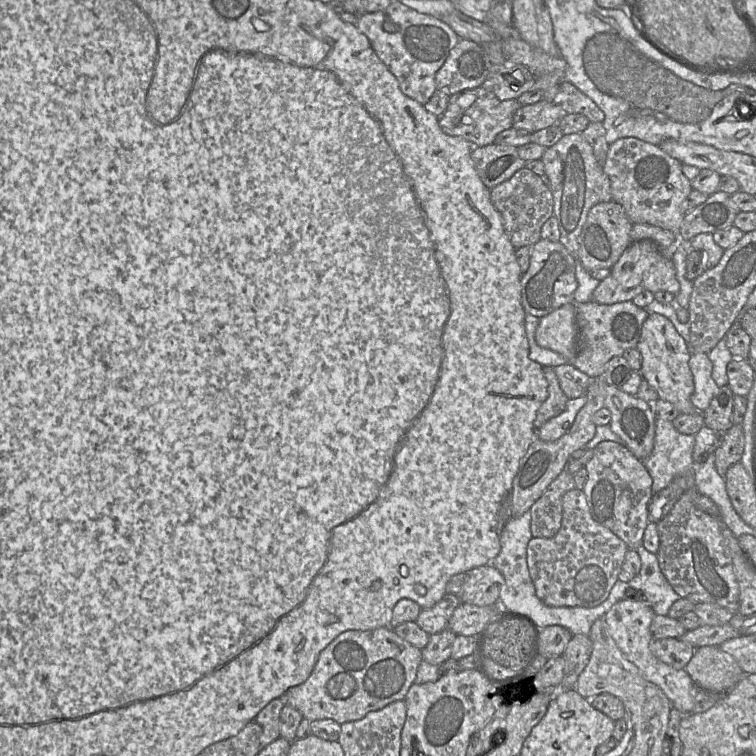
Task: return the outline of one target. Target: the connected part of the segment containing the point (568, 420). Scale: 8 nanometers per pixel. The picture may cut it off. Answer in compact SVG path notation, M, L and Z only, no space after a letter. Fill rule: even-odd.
M586 395L568 399L565 409L556 417L548 420L536 431L536 437L545 442L553 442L562 437L573 425L580 409L586 403Z

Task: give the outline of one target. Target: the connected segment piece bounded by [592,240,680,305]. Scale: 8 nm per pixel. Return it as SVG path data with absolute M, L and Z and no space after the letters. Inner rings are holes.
M641 240L629 245L612 267L609 276L602 280L594 290L592 301L605 305L632 301L645 290L652 293L666 291L673 295L680 290L673 261L665 258L650 240Z

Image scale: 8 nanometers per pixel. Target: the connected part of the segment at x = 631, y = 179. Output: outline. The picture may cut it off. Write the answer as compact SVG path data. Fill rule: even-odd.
M627 137L609 146L603 170L610 180L612 200L622 205L633 224L651 224L680 235L685 200L692 190L692 181L682 172L682 165L659 145Z

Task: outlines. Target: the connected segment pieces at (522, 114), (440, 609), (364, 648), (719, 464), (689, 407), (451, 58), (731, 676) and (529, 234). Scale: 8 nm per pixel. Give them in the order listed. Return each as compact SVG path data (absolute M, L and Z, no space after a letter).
M541 100L535 104L520 106L513 116L512 127L532 134L558 124L564 115L566 113L560 106Z
M445 594L432 608L422 609L417 625L429 635L437 634L447 628L447 625L461 600L457 594Z
M391 627L372 631L348 630L338 635L319 654L315 666L305 682L289 688L280 699L296 708L308 721L332 719L339 724L362 719L366 714L377 711L388 704L404 700L416 681L422 650L400 638Z
M742 425L732 427L721 435L721 442L715 450L715 468L721 476L725 476L730 466L741 461L745 446Z
M650 313L642 325L636 348L642 357L640 374L656 390L658 398L672 403L680 414L700 412L691 402L694 392L694 380L689 367L691 352L672 322L663 315Z
M460 38L435 75L436 89L454 95L481 87L488 78L482 45Z
M719 646L696 648L685 670L699 688L716 694L727 693L744 676L735 659Z
M528 168L519 169L510 179L490 190L490 199L500 213L505 232L515 249L523 246L533 246L541 240L543 224L553 215L553 195L543 179Z

